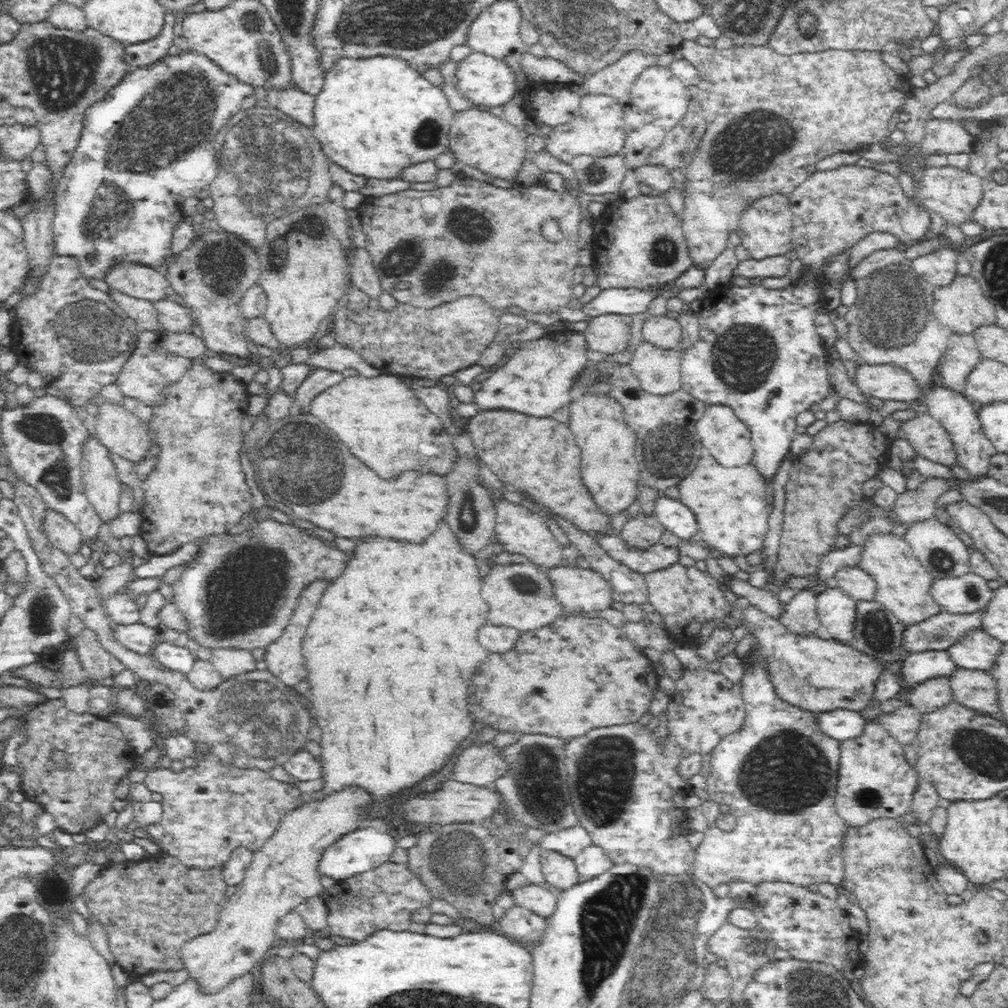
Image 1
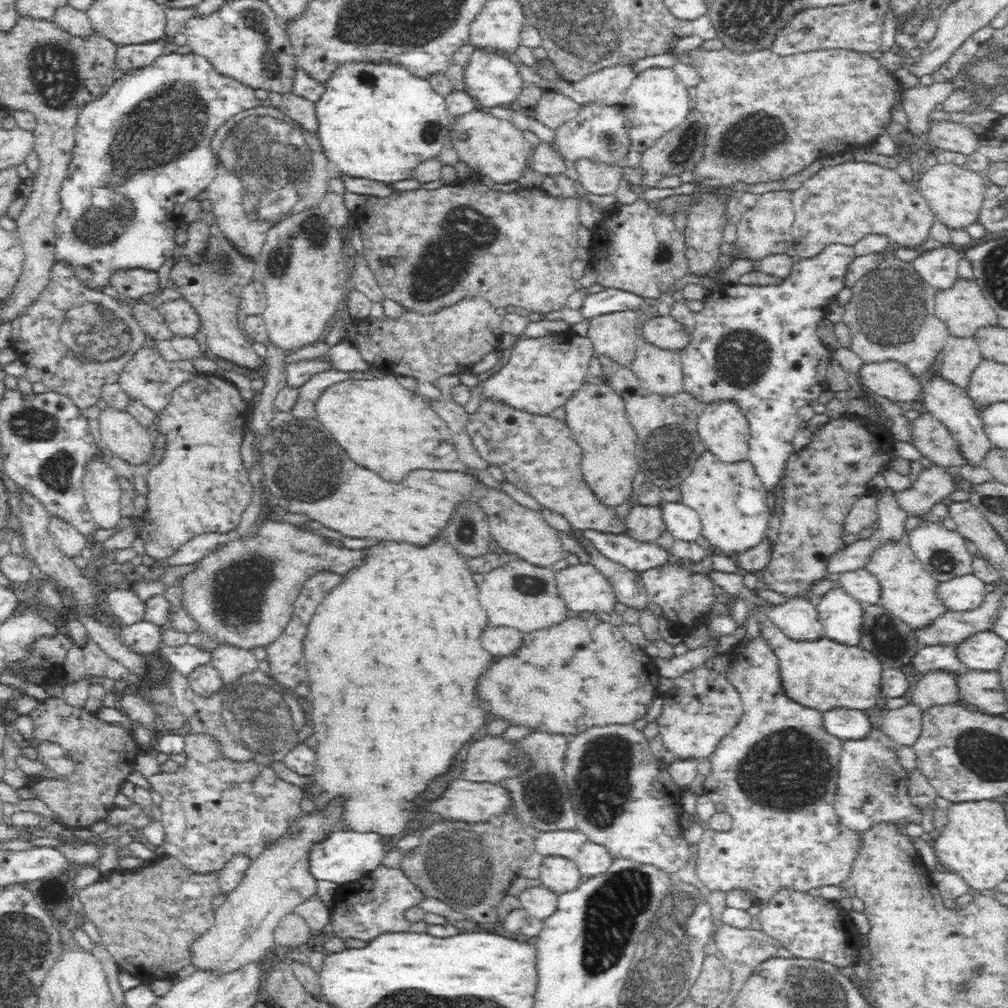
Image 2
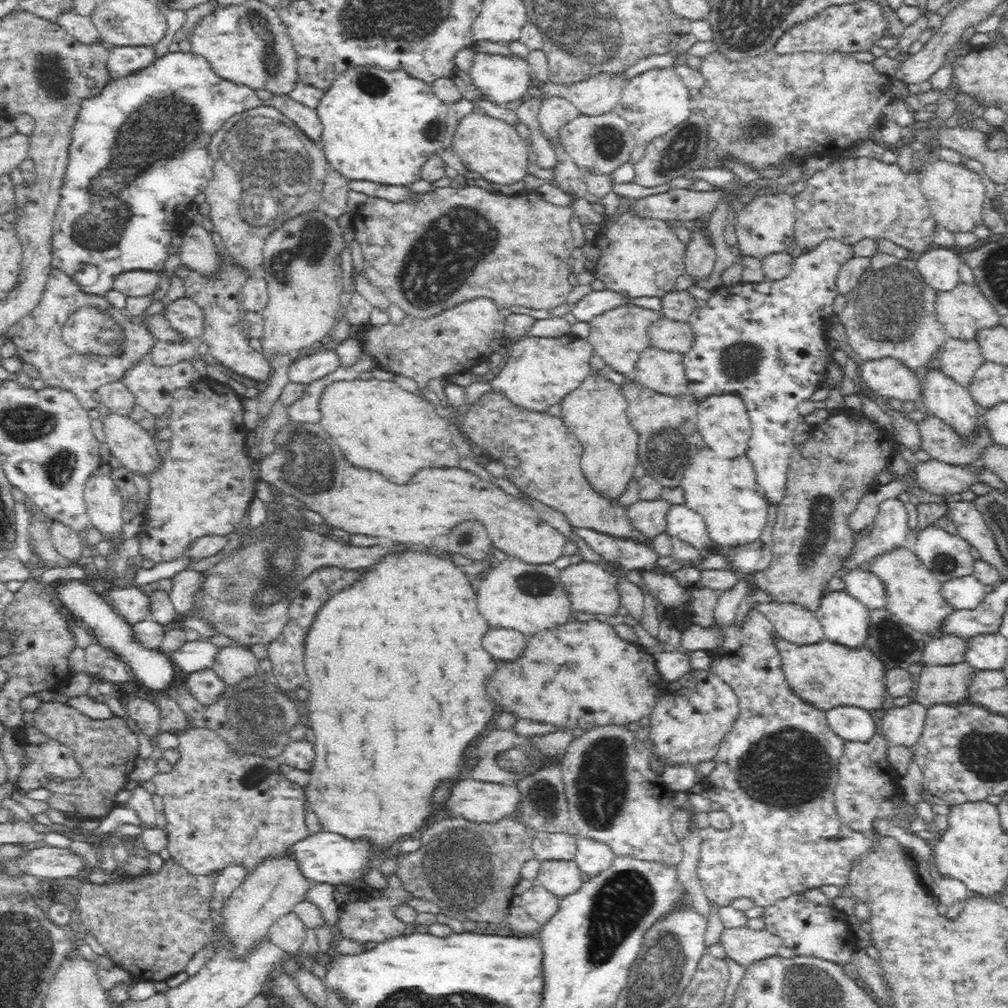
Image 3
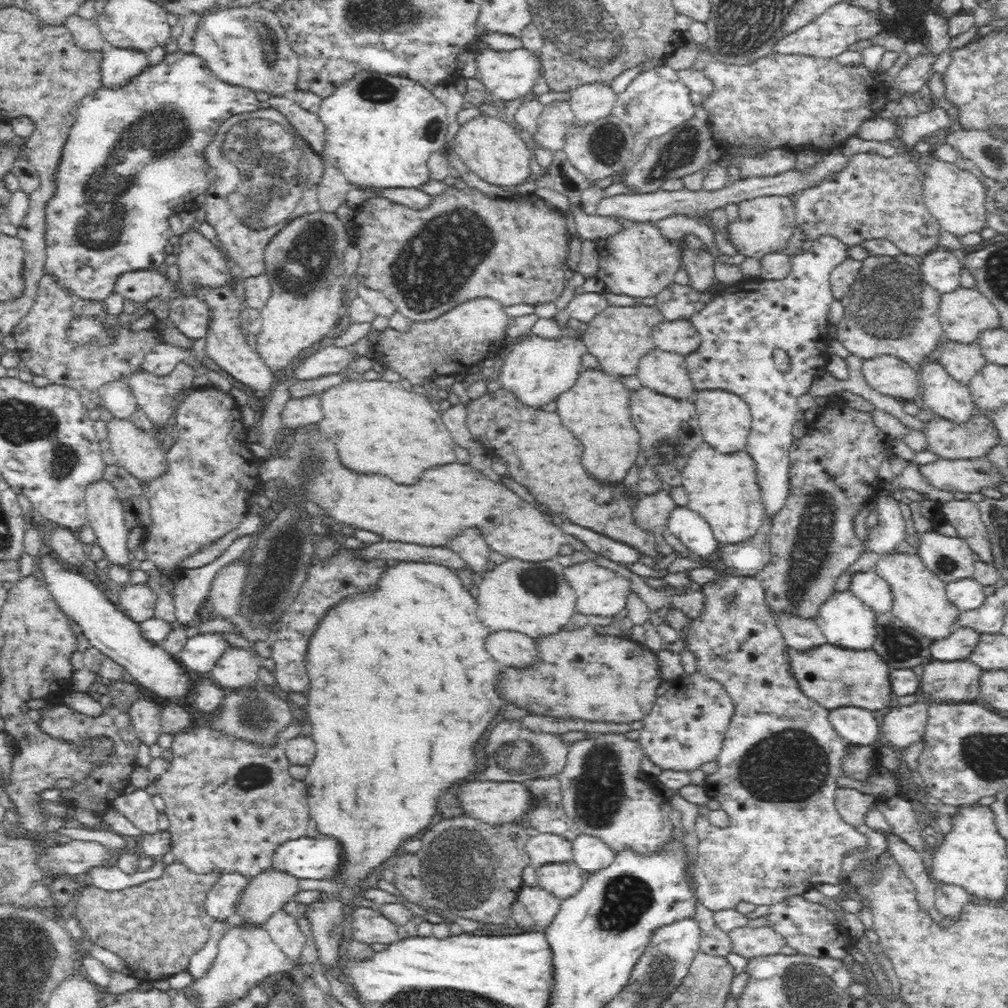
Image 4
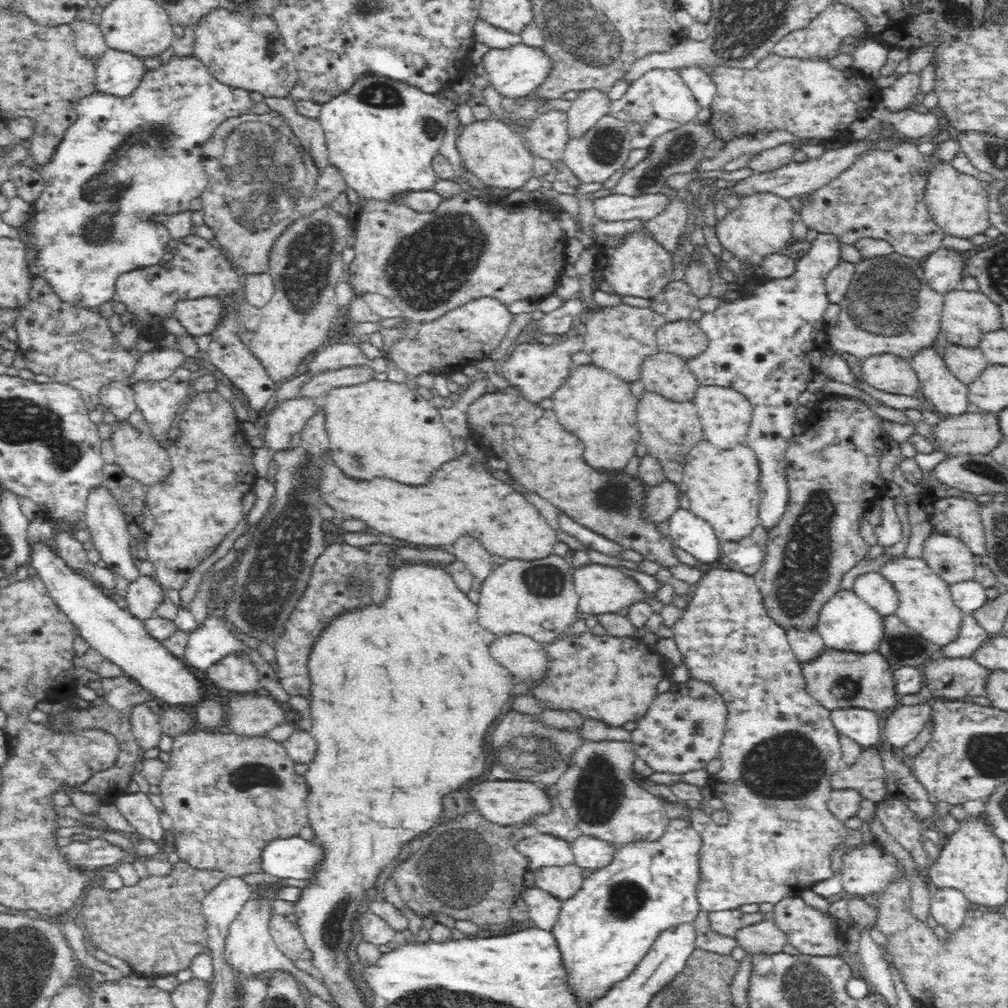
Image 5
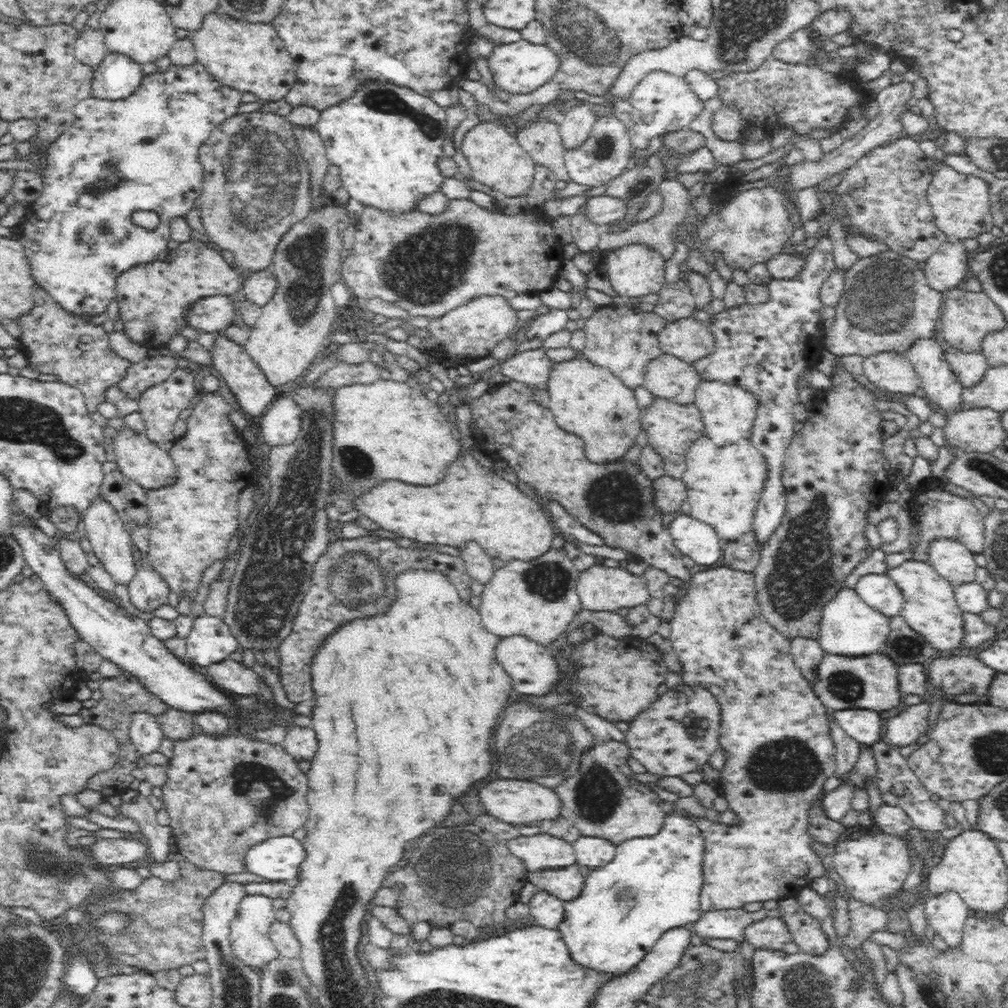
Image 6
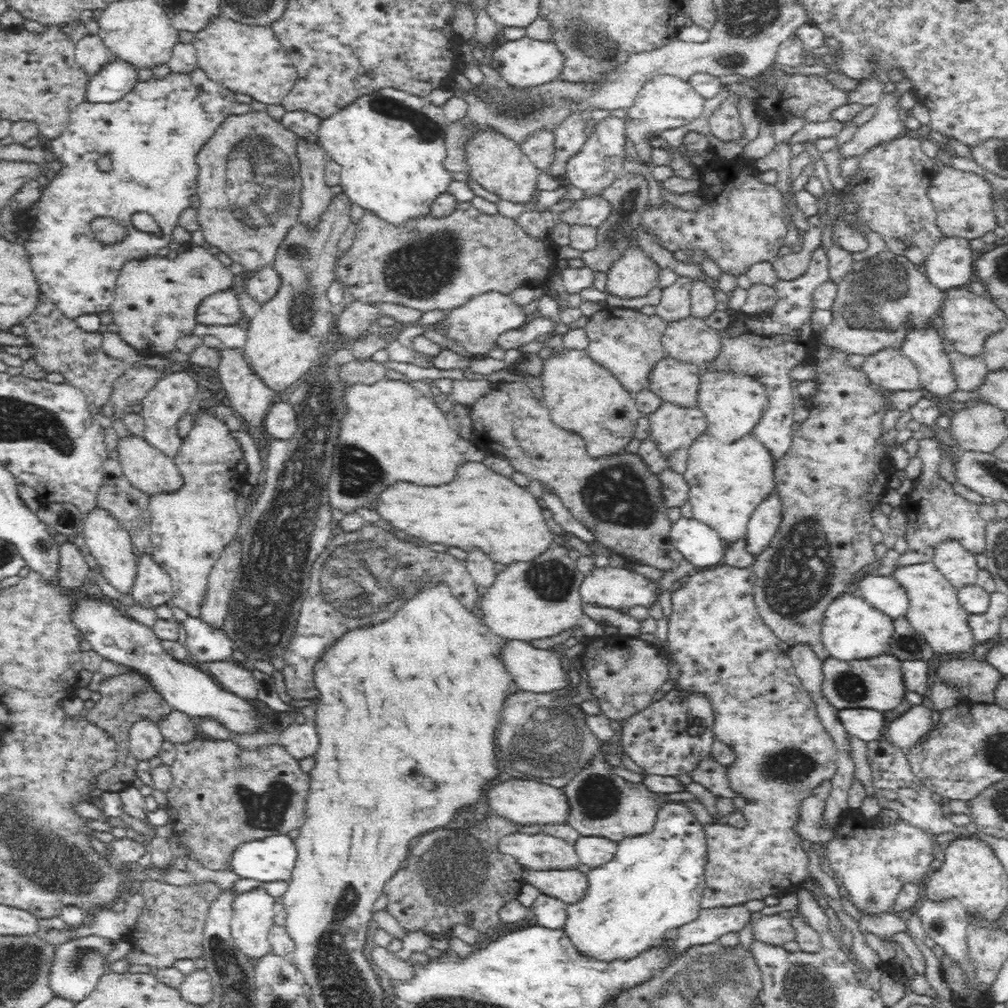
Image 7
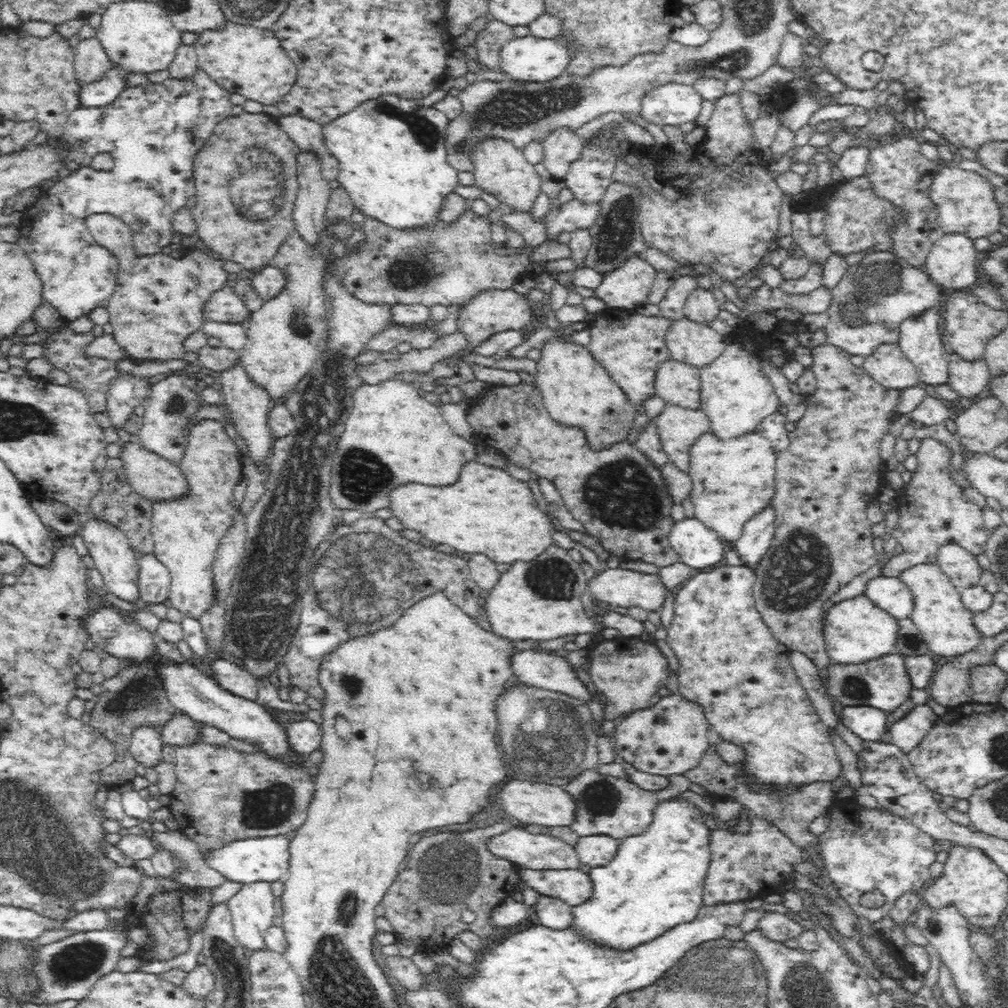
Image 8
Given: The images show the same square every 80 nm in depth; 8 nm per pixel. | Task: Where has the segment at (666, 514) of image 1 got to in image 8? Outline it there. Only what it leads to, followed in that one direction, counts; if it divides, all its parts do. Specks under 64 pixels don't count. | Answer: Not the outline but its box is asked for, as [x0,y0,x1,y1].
[669,517,728,570]

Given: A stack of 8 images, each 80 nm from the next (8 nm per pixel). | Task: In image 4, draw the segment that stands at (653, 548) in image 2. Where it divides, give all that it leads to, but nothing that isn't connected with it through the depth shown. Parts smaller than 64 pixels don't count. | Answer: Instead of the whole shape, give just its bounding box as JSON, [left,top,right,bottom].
[560,519,644,566]

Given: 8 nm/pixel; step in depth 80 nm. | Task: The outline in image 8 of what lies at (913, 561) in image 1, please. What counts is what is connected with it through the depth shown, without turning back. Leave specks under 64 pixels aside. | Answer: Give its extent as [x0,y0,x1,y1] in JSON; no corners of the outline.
[898,564,981,657]

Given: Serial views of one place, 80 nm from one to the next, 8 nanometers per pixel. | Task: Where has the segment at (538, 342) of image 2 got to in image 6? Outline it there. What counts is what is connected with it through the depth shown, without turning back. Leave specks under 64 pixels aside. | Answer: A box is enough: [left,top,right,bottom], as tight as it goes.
[501,347,557,392]

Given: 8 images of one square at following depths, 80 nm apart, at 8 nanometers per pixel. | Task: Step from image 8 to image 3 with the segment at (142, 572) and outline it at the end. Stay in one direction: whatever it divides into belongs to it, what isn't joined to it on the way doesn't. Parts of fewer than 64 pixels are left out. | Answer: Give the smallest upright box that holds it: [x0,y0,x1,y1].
[107,585,150,627]

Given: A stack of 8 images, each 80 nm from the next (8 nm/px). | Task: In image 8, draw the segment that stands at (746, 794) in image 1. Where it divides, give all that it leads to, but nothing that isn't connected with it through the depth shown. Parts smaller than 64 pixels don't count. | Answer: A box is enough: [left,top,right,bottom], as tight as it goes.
[668,566,841,907]

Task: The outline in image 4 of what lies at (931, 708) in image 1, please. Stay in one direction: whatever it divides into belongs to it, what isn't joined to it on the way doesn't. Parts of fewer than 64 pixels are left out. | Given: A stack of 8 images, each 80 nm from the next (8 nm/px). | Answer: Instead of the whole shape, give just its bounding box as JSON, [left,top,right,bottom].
[918,659,983,702]

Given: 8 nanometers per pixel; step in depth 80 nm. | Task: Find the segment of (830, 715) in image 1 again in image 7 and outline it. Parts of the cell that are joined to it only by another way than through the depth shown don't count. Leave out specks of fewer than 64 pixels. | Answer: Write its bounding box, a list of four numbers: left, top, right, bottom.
[838,709,884,742]

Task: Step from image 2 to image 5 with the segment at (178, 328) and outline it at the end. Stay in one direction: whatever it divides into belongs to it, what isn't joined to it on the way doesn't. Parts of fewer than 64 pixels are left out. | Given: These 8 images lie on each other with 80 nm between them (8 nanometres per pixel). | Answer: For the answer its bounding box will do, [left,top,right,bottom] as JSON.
[171,297,223,336]

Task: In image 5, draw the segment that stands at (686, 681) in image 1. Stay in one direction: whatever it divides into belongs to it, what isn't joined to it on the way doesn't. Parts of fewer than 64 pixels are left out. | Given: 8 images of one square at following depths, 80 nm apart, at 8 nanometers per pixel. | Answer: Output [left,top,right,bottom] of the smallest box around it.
[631,678,728,774]

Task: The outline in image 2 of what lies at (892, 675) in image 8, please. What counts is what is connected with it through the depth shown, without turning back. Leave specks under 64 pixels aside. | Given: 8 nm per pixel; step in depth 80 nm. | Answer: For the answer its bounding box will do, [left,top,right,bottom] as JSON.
[755,610,884,712]

